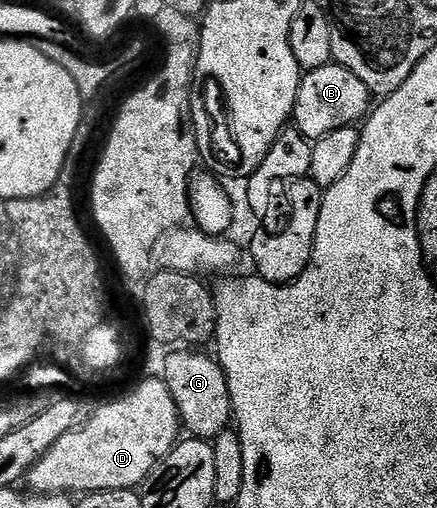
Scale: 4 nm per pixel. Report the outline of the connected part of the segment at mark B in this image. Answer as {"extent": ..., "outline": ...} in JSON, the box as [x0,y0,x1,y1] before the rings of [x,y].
{"extent":[292,62,372,142],"outline":[[[331,62],[303,75],[292,124],[307,140],[313,142],[324,134],[332,134],[332,130],[349,128],[365,121],[372,108],[370,100],[372,94],[368,86],[364,86],[364,82],[360,82],[352,70]]]}

